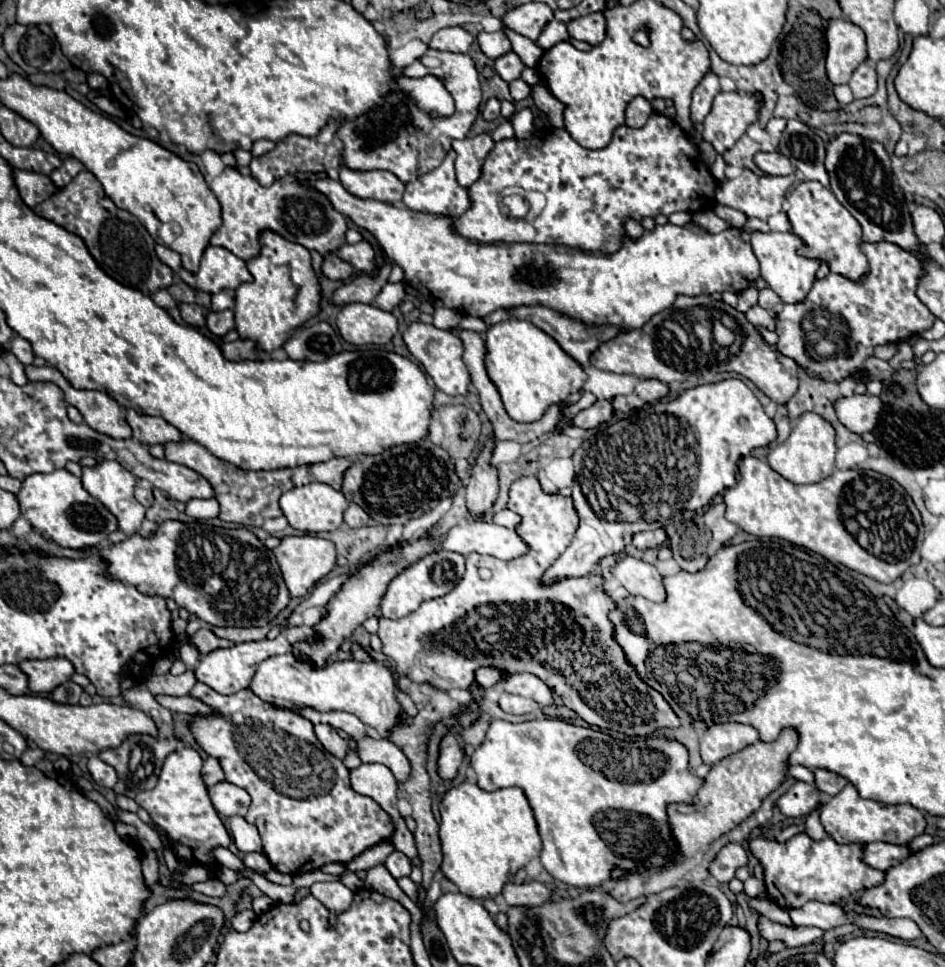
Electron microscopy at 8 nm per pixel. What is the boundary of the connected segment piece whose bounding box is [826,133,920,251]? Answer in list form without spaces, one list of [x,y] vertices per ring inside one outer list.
[[[842,133],[834,137],[826,153],[826,169],[830,173],[830,185],[836,199],[854,215],[862,227],[862,241],[890,241],[906,251],[920,247],[912,229],[912,217],[906,207],[904,193],[892,177],[890,157],[882,143],[864,141],[858,135]]]

